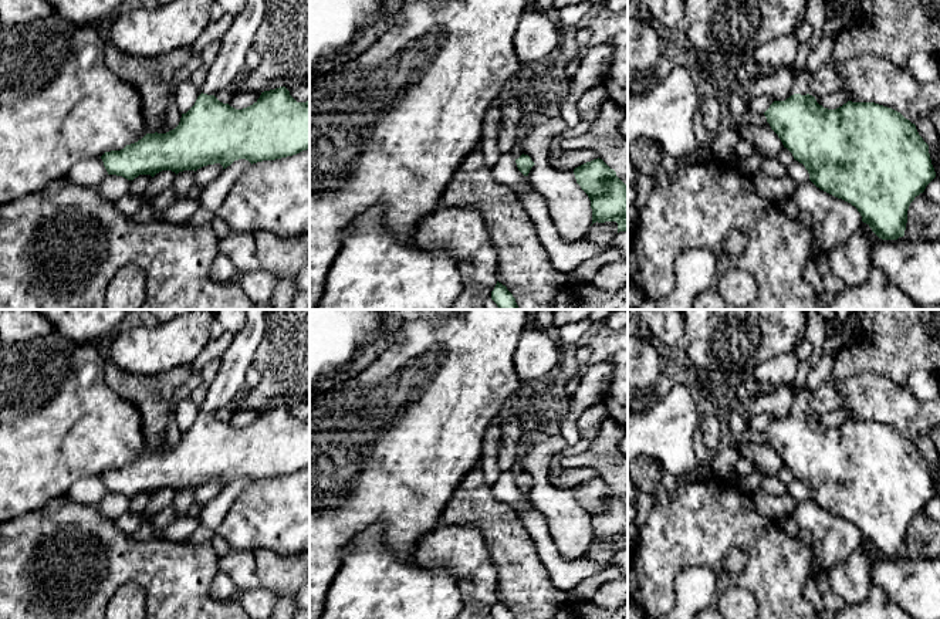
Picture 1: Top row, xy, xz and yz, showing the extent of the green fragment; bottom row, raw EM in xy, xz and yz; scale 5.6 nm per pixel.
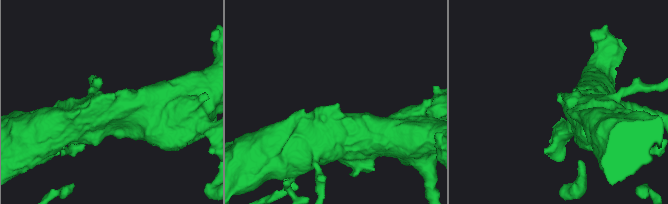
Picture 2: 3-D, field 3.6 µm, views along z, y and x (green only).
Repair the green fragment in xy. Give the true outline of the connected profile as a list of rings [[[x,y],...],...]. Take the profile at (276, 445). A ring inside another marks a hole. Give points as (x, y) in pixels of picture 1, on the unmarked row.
[[[267,310],[244,311],[247,315],[246,327],[220,355],[217,375],[207,388],[207,398],[195,423],[186,432],[182,432],[175,447],[166,451],[146,451],[138,460],[126,463],[121,469],[105,470],[101,477],[108,493],[133,498],[139,493],[153,495],[162,488],[172,488],[176,493],[183,488],[196,490],[214,481],[220,481],[226,487],[239,477],[246,477],[253,483],[293,474],[310,467],[310,417],[297,420],[285,405],[280,405],[261,410],[253,423],[236,427],[214,415],[217,409],[236,402],[264,334]]]

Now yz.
[[[805,385],[792,395],[795,412],[785,419],[774,419],[764,430],[771,447],[794,477],[805,484],[809,498],[821,508],[855,524],[862,539],[879,557],[903,555],[910,521],[936,495],[929,463],[916,443],[900,430],[875,420],[848,419],[836,427],[824,426],[809,412],[812,393]]]

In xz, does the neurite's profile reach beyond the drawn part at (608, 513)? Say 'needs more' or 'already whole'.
already whole

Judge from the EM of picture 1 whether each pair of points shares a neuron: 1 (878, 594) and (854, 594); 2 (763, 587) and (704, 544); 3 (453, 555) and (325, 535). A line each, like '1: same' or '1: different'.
1: different
2: same
3: different

